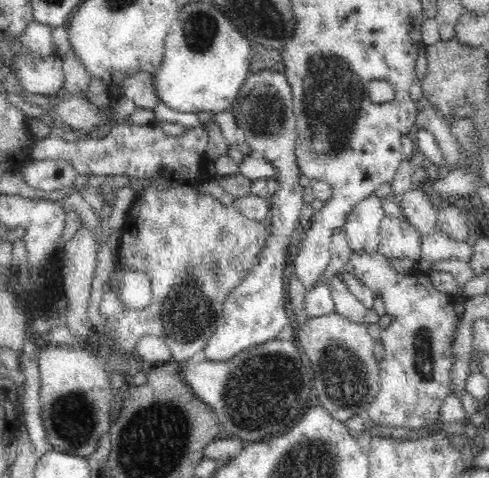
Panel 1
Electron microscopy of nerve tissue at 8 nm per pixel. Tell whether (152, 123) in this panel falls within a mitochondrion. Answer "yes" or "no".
no

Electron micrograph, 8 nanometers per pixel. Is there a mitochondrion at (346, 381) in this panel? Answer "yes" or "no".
yes

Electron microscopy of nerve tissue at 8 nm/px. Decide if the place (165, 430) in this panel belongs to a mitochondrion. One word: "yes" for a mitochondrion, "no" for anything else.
yes

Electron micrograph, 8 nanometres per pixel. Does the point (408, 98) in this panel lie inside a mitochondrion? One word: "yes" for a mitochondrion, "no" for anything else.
no

